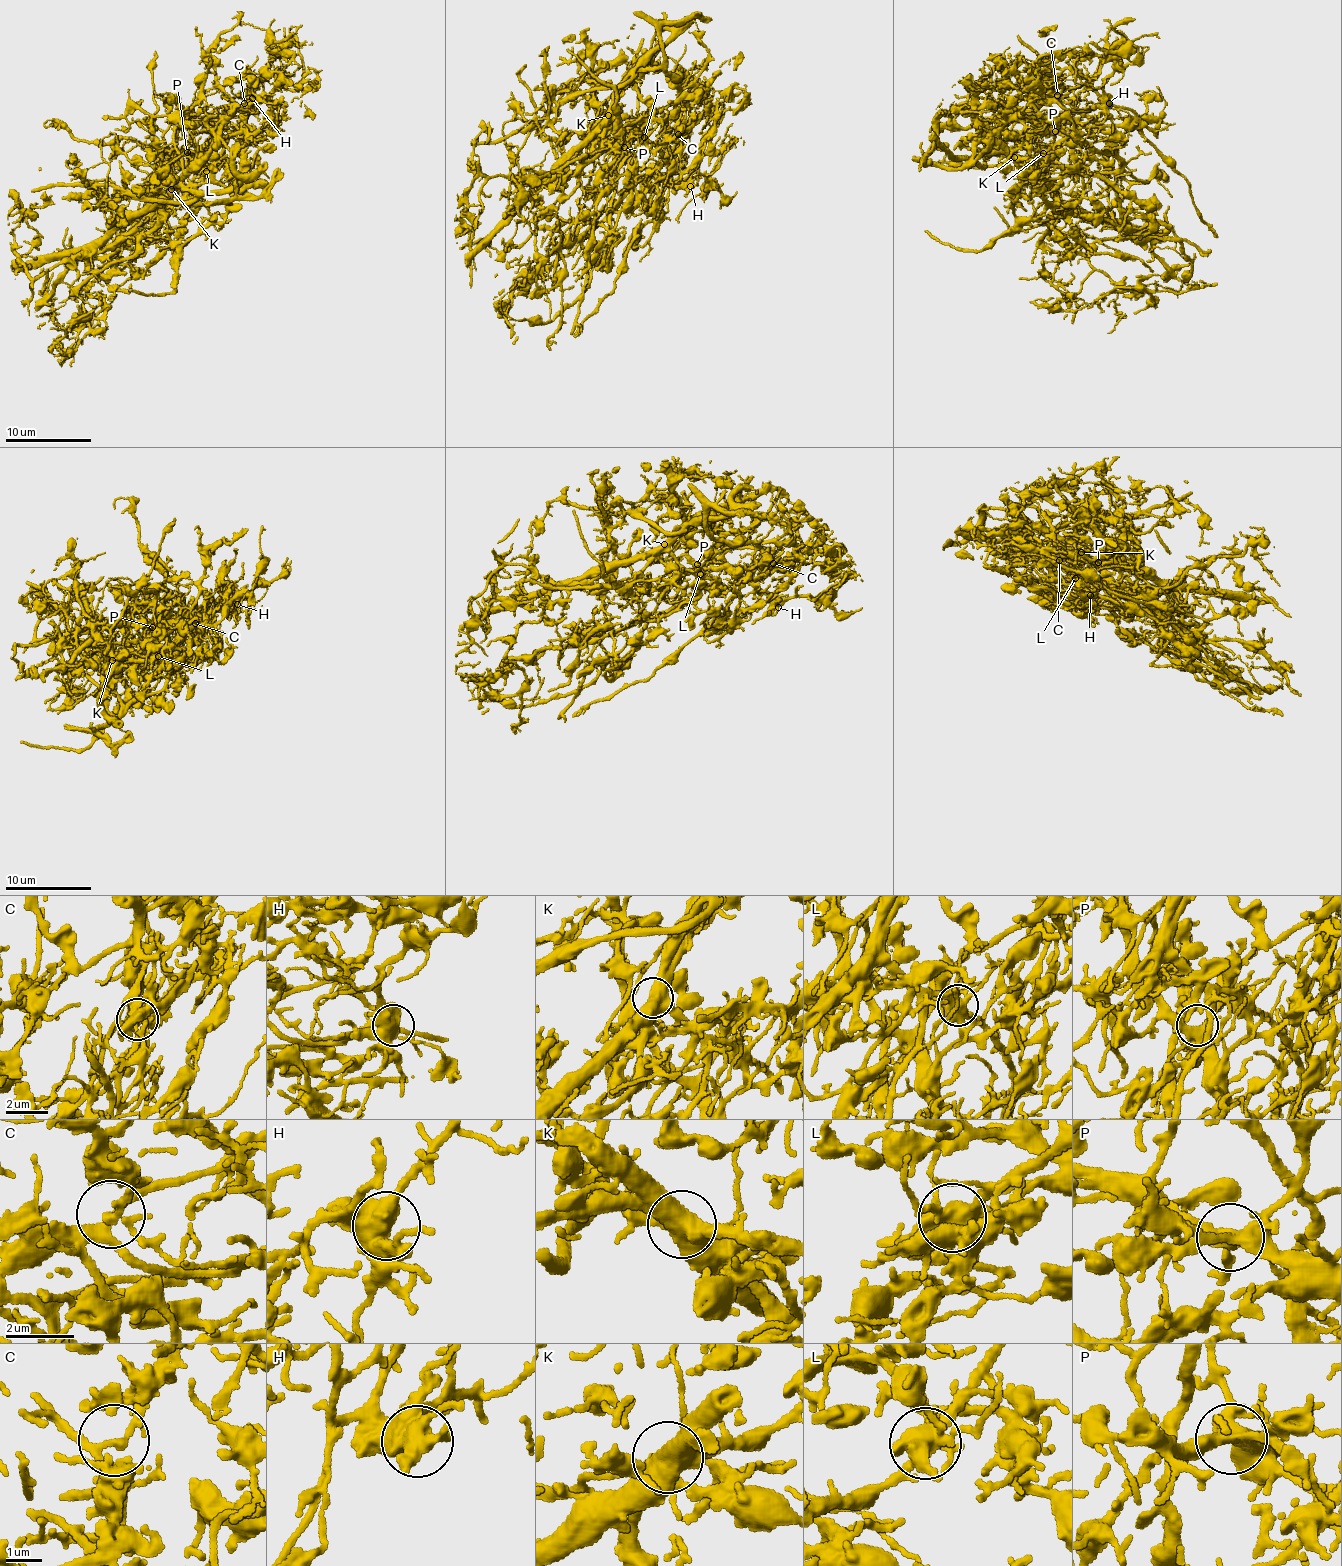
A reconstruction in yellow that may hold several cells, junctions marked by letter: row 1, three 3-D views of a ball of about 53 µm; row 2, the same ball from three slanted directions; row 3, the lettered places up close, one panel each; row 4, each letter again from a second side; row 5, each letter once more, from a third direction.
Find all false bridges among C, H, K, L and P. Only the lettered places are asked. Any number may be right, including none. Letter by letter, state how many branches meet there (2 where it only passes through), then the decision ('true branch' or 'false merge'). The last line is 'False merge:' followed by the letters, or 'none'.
C: 4 branches meet; false merge
H: 4 branches meet; true branch
K: 3 branches meet; false merge
L: 7 branches meet; false merge
P: 7 branches meet; true branch
False merge: C, K, L

